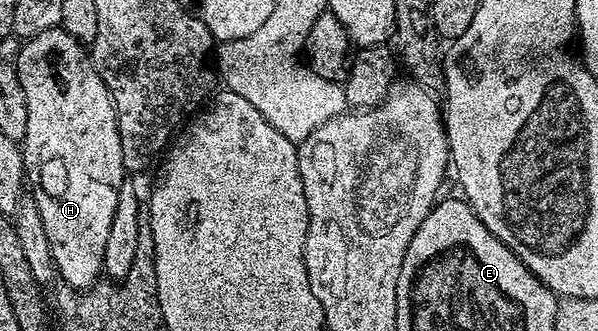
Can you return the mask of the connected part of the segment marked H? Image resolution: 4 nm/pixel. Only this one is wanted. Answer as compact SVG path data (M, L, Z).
M60 26L36 34L19 47L18 77L28 102L28 130L20 142L26 179L29 187L34 187L32 195L40 210L44 231L48 233L57 275L70 287L67 289L92 288L104 272L102 263L108 229L112 226L112 214L116 214L118 191L127 175L121 158L117 110L87 49Z

